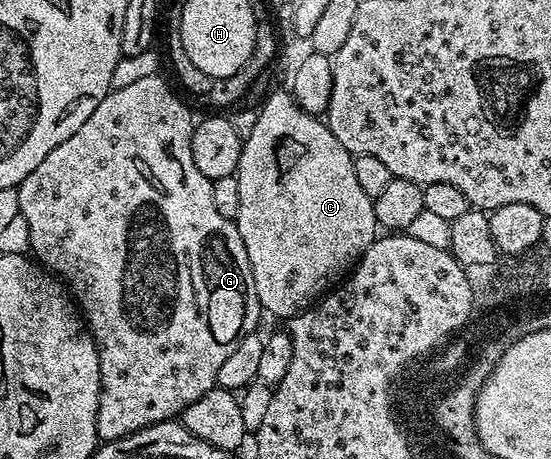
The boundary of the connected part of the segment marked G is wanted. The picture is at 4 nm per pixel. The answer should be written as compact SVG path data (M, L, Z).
M154 74L144 79L133 81L124 88L111 89L109 94L96 104L96 112L64 140L64 144L56 144L43 162L38 165L17 186L20 196L18 213L21 221L26 221L30 229L30 246L33 257L49 273L57 276L68 287L89 331L98 346L100 360L100 400L96 428L102 442L120 440L148 424L160 424L169 418L177 419L188 404L200 400L209 390L218 386L218 373L224 360L244 340L244 336L255 333L259 329L258 317L263 317L262 305L256 300L256 284L252 280L252 264L248 264L248 252L244 252L244 240L240 240L237 225L231 219L220 216L216 212L216 203L212 200L212 179L204 176L200 168L196 168L196 160L192 160L192 136L196 118L178 99L179 91L173 85Z

